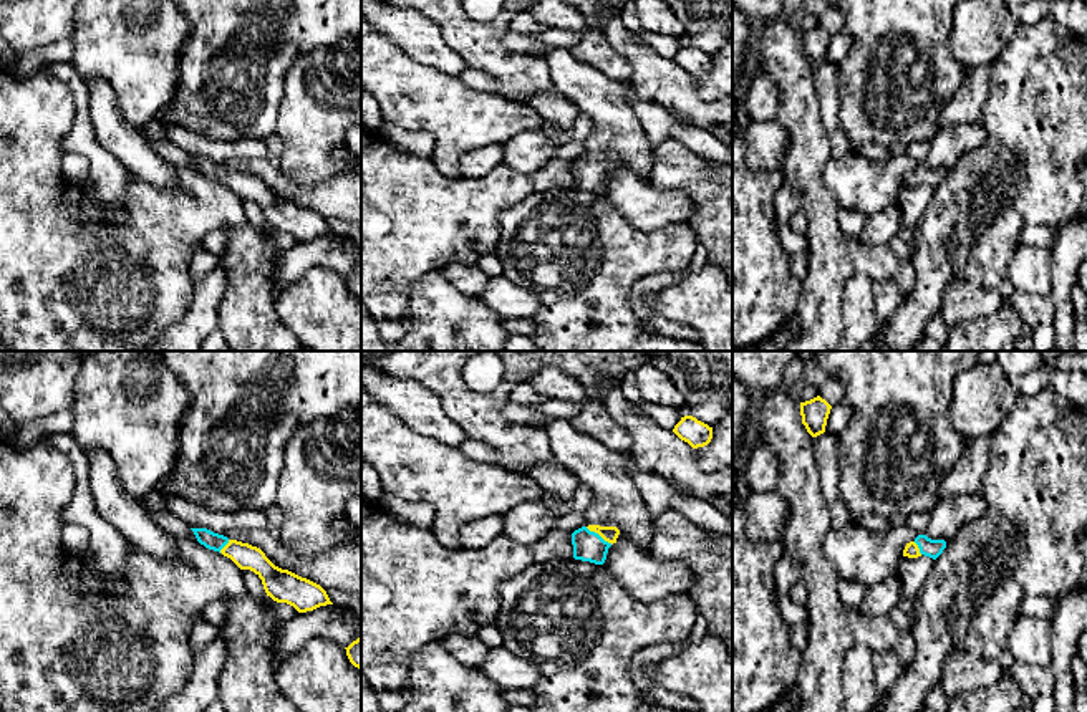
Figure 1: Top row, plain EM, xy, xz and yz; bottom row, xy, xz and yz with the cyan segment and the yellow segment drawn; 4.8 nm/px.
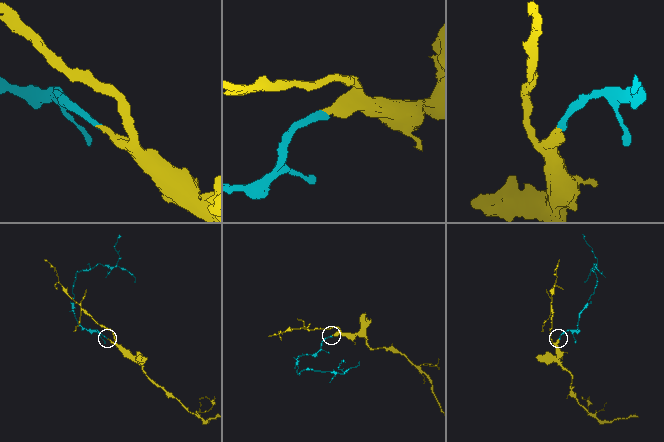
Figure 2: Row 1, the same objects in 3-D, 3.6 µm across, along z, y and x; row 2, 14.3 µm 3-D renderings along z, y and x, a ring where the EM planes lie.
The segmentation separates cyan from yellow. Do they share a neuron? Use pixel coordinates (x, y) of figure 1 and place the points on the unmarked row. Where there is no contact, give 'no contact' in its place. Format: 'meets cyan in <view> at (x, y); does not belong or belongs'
meets cyan in xz at (597, 163); belongs

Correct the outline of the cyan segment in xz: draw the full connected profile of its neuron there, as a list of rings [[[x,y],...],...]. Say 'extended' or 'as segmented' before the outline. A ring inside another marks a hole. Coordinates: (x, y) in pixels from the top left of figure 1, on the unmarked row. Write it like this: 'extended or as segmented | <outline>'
extended | [[[588,154],[572,162],[573,187],[603,194],[608,177],[616,172],[620,159],[616,156]]]

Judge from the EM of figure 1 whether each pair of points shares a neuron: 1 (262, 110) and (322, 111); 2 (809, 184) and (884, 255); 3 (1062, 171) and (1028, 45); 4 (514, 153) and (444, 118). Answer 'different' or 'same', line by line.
1: different
2: same
3: same
4: different

